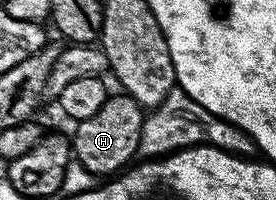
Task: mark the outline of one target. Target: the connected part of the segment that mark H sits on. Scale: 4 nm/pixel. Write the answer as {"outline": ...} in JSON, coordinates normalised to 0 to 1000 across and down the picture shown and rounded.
{"outline":[[[460,470],[431,475],[395,475],[370,550],[286,605],[272,625],[275,665],[254,680],[272,815],[312,830],[312,850],[326,850],[348,890],[391,890],[460,845],[482,815],[478,775],[489,785],[507,755],[525,545]]]}

